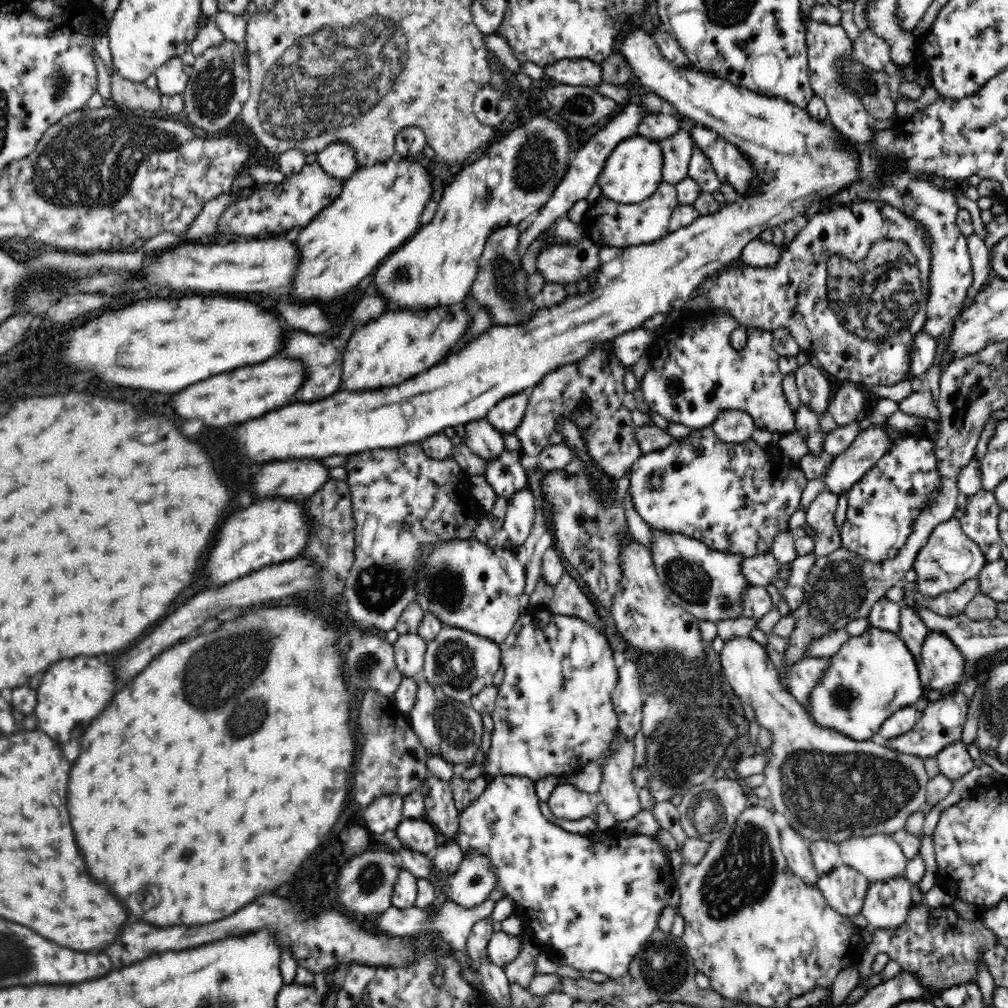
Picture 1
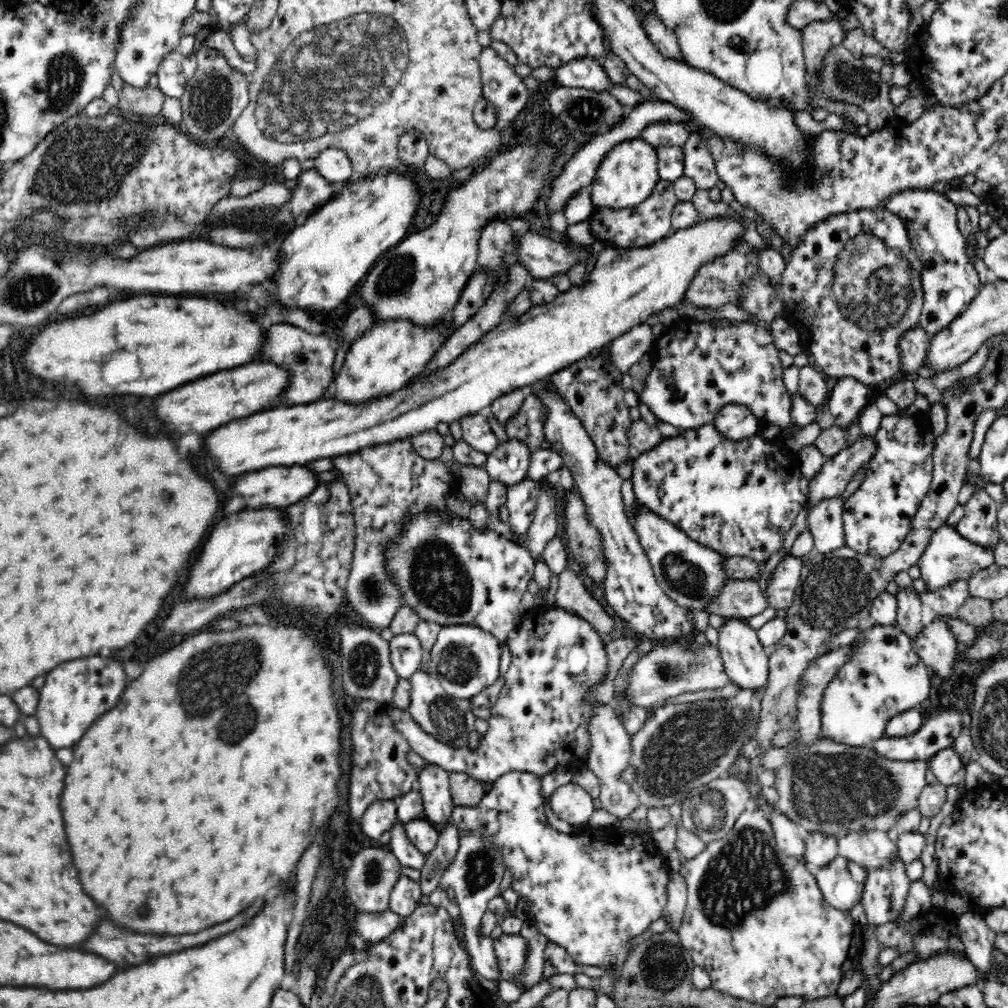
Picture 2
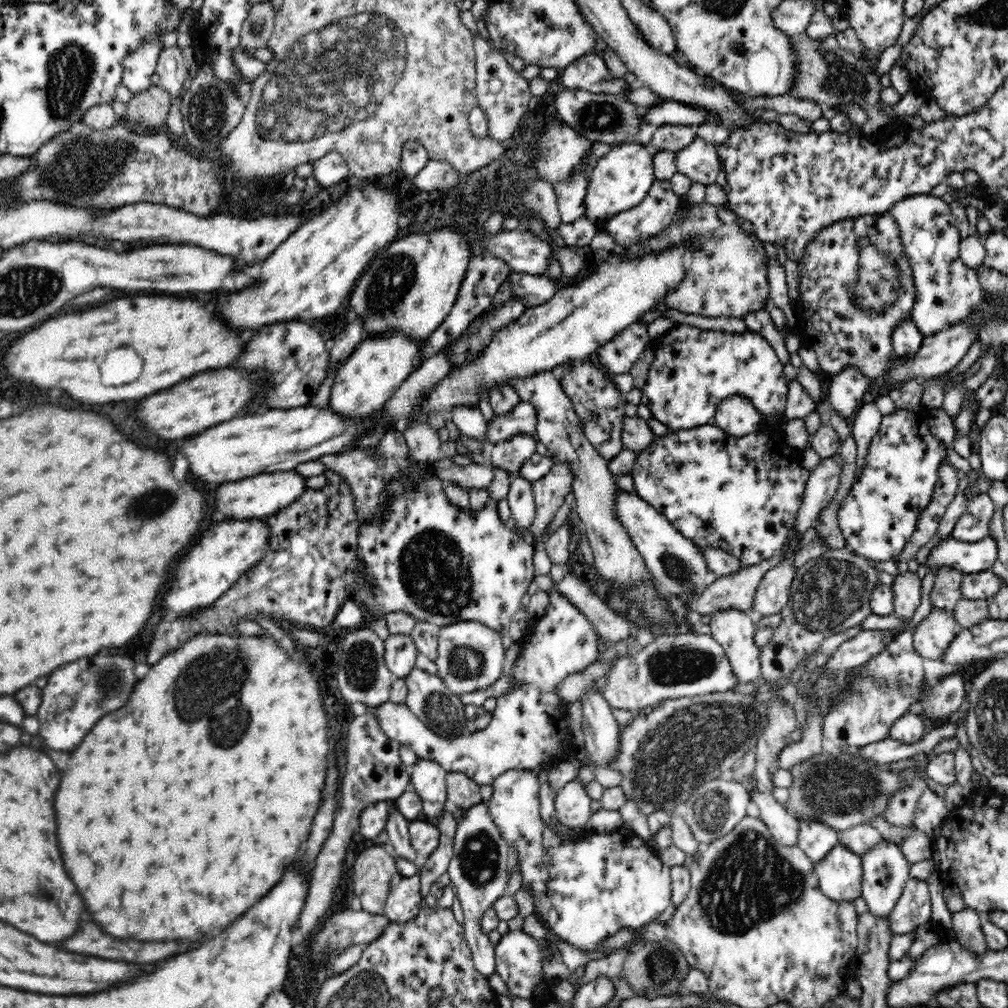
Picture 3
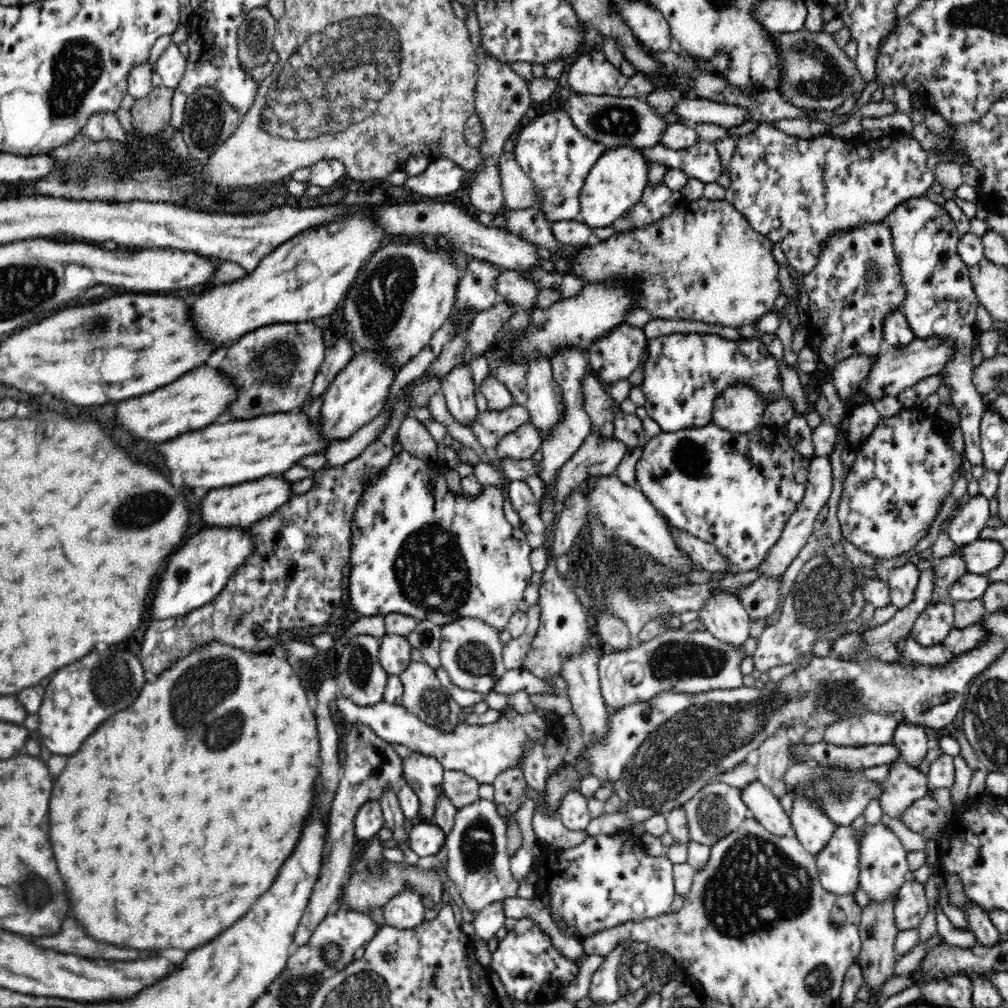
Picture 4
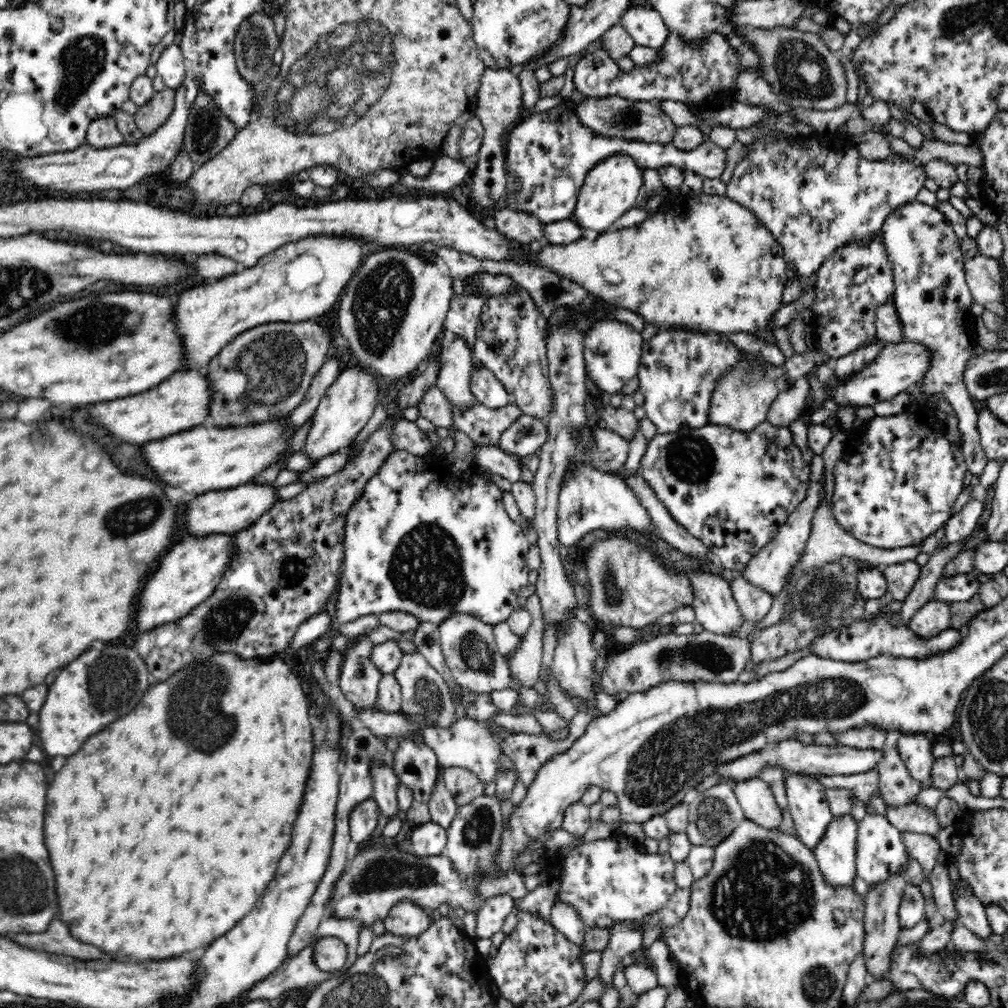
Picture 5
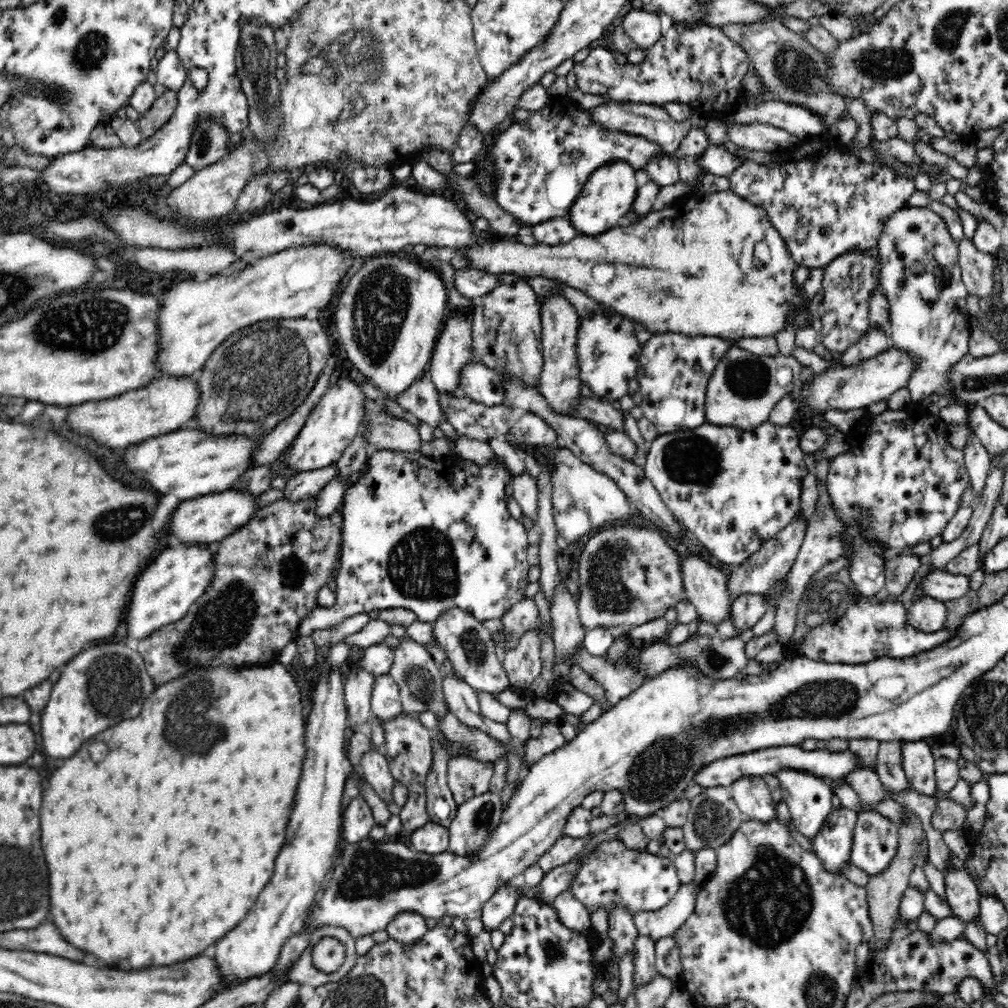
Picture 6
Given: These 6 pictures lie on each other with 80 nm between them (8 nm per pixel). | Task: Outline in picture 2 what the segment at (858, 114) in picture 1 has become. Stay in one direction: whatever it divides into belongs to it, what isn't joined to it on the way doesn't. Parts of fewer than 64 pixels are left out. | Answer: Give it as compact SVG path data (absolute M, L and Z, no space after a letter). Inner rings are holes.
M836 19L818 20L802 31L803 56L812 77L817 69L822 69L822 58L837 45L842 45L845 32Z

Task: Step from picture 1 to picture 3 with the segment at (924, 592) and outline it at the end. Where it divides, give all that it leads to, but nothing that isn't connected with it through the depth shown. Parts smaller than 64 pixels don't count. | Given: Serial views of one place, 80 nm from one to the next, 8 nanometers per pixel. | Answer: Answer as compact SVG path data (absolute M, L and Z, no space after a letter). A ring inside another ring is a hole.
M949 536L942 539L930 554L930 570L952 567L966 574L992 569L998 560L998 546L993 537L978 542L962 542Z

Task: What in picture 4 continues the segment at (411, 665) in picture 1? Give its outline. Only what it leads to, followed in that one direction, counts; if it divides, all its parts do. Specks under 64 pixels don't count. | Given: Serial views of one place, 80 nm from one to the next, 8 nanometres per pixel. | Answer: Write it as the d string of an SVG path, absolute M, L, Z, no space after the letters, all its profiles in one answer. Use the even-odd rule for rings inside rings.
M385 634L378 646L378 661L389 675L398 675L410 664L410 643L400 635Z

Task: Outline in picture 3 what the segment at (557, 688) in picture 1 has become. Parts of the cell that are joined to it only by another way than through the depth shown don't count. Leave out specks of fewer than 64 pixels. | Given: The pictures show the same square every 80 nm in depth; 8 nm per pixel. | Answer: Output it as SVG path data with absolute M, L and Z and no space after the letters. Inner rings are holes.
M552 579L552 585L546 593L549 595L549 604L545 610L545 614L543 614L534 625L530 627L529 632L520 639L521 641L521 651L519 652L519 657L517 661L514 663L514 666L511 670L512 678L516 678L517 685L509 691L507 694L500 696L497 698L497 705L493 712L493 717L490 723L483 729L475 729L473 727L469 727L465 730L462 730L460 734L454 736L454 738L446 738L444 736L440 736L436 734L433 730L430 730L426 724L424 724L418 716L416 716L409 708L406 706L406 703L396 704L392 701L388 700L383 702L382 704L376 707L368 707L368 713L370 715L374 715L376 717L376 721L378 721L378 725L380 725L380 730L388 739L391 741L396 741L404 746L409 746L410 750L413 750L418 758L422 758L425 760L430 760L438 763L442 766L442 769L447 773L463 773L464 775L470 777L472 780L475 780L478 784L493 784L494 779L500 774L507 772L511 769L532 769L534 767L538 767L543 763L552 763L553 761L561 761L568 760L570 756L572 756L572 752L574 752L574 745L572 745L572 737L570 735L570 728L568 728L568 715L567 710L562 703L560 703L561 698L554 693L554 688L556 688L556 684L560 684L566 676L569 674L580 673L588 666L592 665L593 662L596 662L600 658L600 652L598 651L598 639L600 638L597 635L597 632L594 629L594 626L586 619L584 613L581 610L578 610L569 600L566 598L558 589L556 582Z

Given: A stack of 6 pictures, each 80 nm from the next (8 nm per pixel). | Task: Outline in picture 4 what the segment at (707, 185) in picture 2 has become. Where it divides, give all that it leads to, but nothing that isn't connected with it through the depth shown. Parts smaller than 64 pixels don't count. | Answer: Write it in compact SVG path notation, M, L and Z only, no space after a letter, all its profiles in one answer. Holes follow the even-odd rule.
M698 140L692 148L674 150L661 143L653 148L636 147L648 164L677 168L704 183L716 182L722 172L720 154L714 142Z

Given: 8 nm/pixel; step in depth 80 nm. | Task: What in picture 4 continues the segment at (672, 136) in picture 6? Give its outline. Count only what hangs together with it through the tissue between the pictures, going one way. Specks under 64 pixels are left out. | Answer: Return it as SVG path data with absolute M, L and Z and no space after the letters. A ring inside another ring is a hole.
M574 93L561 106L565 107L576 128L586 137L602 143L606 151L617 147L652 147L662 142L664 131L670 125L644 99L636 97Z

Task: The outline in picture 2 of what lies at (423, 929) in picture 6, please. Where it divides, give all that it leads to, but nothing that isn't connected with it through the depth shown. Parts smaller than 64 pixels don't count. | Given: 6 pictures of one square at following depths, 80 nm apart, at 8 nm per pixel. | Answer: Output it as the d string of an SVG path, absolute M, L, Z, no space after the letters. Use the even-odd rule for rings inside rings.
M401 874L390 893L389 909L404 918L409 917L418 908L422 896L420 883Z

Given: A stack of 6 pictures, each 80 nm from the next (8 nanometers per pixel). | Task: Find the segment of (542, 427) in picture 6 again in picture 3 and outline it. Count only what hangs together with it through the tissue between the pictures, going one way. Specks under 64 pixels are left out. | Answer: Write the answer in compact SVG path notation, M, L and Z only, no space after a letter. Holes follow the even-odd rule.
M525 432L498 441L488 448L488 460L491 460L488 464L492 469L502 468L502 470L506 470L511 478L516 477L518 466L522 466L526 459L536 453L537 443L536 436Z

